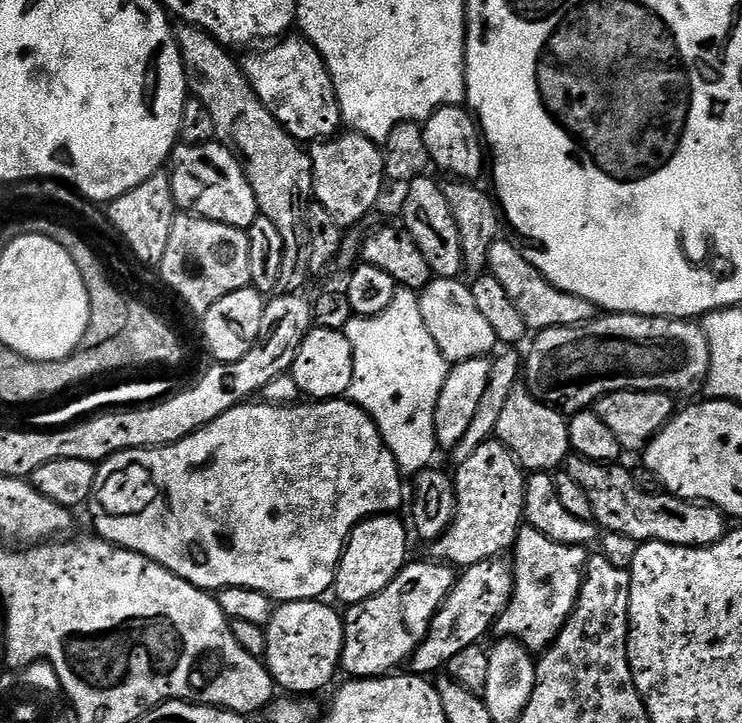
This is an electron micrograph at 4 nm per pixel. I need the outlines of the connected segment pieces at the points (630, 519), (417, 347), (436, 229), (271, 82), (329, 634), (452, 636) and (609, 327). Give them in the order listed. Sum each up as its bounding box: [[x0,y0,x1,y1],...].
[[566,455,726,548],[343,287,448,473],[402,174,462,278],[242,34,342,142],[262,599,344,694],[410,559,514,677],[522,312,710,414]]

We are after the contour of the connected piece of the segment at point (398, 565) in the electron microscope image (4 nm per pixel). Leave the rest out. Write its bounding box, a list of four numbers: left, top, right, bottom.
[334,514,410,606]

